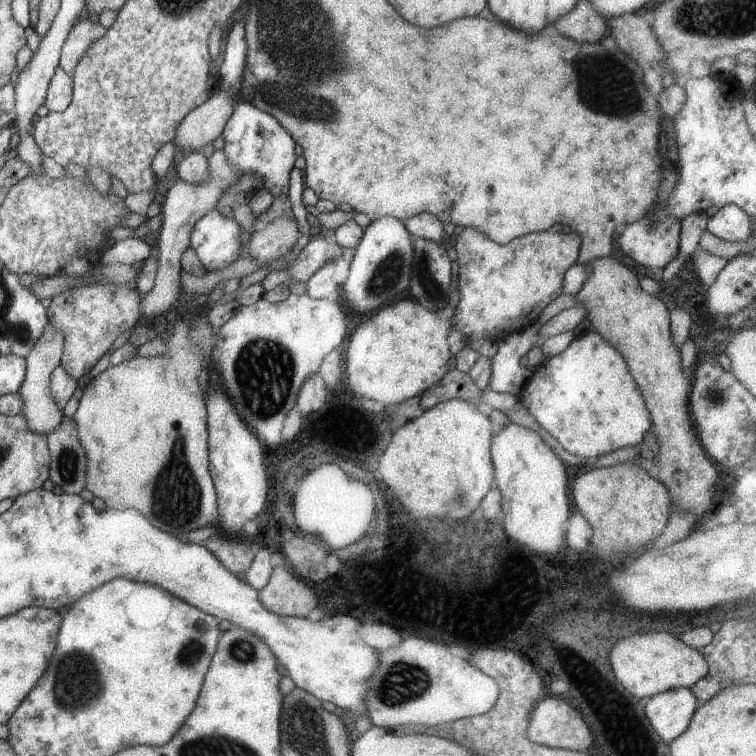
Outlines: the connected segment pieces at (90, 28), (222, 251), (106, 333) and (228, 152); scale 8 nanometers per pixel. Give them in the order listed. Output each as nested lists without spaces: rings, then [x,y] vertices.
[[[88,16],[81,17],[69,30],[61,50],[59,66],[72,76],[91,43],[104,36],[104,34],[106,34],[106,30],[99,22],[90,21]]]
[[[214,208],[194,225],[190,248],[196,251],[206,270],[224,268],[240,258],[241,230],[234,218],[226,218]]]
[[[124,280],[119,284],[80,283],[53,296],[47,308],[48,320],[54,328],[62,331],[63,355],[61,365],[78,380],[103,356],[111,352],[111,346],[125,330],[132,330],[141,316],[141,300],[138,289],[129,289]]]
[[[238,102],[222,135],[225,140],[223,151],[234,172],[240,177],[248,173],[262,177],[263,188],[269,190],[274,198],[280,194],[288,195],[289,174],[297,158],[294,151],[297,142],[274,116],[260,110],[252,103]]]

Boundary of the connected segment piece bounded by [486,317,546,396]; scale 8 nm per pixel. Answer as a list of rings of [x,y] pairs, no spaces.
[[[542,317],[535,323],[532,323],[529,327],[506,335],[506,338],[498,343],[497,354],[491,358],[491,375],[486,390],[508,392],[508,394],[514,396],[517,396],[517,394],[522,390],[524,384],[526,384],[527,380],[531,377],[532,372],[522,366],[521,358],[524,354],[527,354],[531,348],[538,346],[537,342],[541,335],[539,330],[545,319],[545,317]]]

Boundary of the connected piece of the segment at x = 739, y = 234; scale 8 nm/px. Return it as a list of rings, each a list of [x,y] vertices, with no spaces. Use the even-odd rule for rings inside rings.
[[[729,204],[708,219],[707,230],[728,242],[745,241],[753,231],[751,217],[738,205]]]

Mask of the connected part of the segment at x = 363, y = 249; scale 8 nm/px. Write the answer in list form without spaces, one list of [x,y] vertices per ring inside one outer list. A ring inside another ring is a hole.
[[[386,215],[372,221],[362,235],[351,262],[350,274],[339,290],[346,312],[354,316],[378,310],[380,306],[398,298],[411,281],[413,243],[406,225],[400,219]]]

